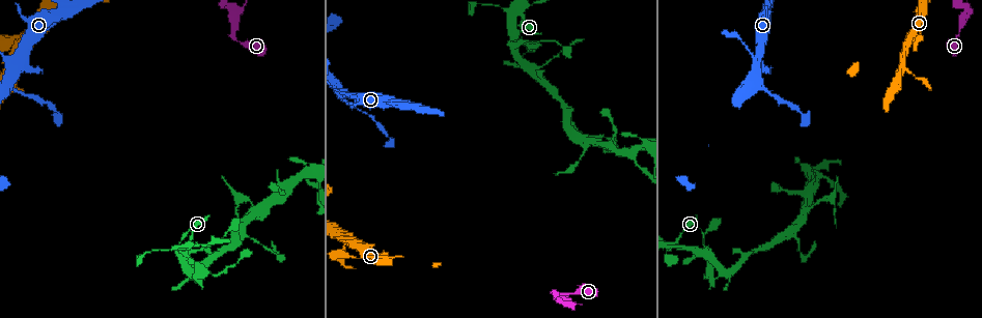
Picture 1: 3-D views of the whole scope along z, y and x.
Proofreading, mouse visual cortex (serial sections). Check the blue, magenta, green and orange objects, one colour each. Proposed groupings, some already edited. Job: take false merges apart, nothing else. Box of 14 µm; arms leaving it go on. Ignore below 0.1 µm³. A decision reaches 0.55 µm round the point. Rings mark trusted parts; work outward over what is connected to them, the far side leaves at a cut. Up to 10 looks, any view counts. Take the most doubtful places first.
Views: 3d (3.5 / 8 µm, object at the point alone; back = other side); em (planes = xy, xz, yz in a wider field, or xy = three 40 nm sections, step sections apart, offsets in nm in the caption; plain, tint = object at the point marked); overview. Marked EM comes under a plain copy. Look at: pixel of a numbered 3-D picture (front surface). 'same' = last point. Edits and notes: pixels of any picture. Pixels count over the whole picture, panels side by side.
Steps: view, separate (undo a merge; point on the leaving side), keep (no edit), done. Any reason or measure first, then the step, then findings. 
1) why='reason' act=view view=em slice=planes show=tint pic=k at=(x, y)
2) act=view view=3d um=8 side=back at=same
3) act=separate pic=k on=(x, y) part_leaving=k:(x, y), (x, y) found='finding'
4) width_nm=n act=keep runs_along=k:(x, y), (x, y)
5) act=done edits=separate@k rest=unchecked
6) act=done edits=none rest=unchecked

why='branch point' act=view view=3d um=8 pic=1 at=(568, 299)

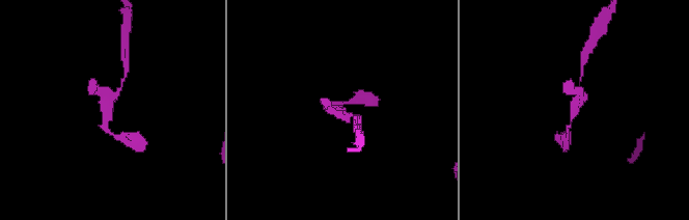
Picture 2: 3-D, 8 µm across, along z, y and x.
why='closer look' act=view view=3d um=3.5 pic=2 at=(107, 115)

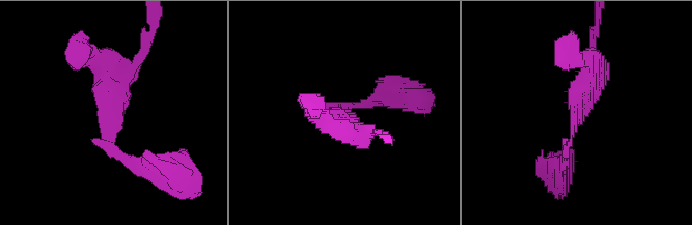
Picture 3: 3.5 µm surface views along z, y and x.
act=view view=em slice=xy step=1 show=tint pic=3 at=(578, 119)

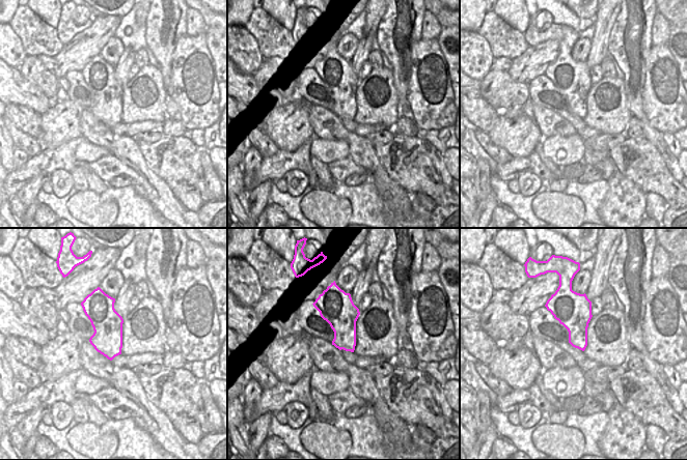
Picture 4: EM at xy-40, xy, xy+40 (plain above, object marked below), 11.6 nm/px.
act=keep runs_along=3:(142, 166), (110, 146), (94, 60) found='one cell here'

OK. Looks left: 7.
why='three-way junction' act=view view=3d um=3.5 pic=1 at=(19, 60)

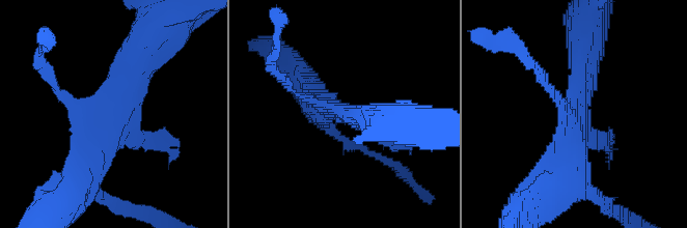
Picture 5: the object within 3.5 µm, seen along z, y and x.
act=view view=em slice=xy step=5 show=tint pic=5 at=(578, 107)

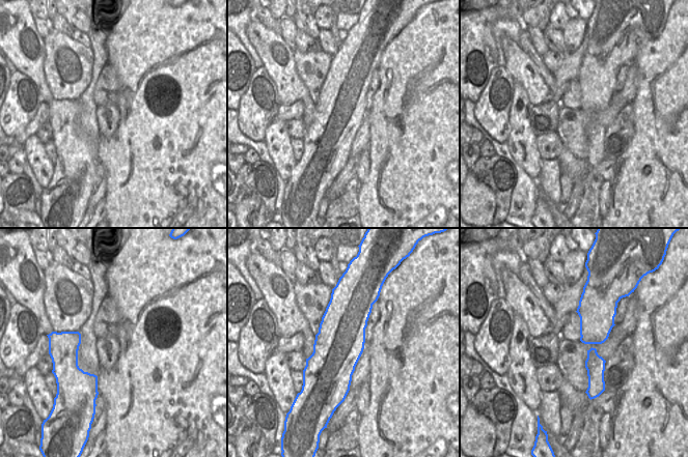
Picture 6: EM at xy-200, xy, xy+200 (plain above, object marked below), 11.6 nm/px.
act=keep runs_along=5:(141, 49), (86, 170) found='one cell here'

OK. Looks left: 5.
why='sudden change in width' act=view view=3d um=3.5 pic=1 at=(673, 242)

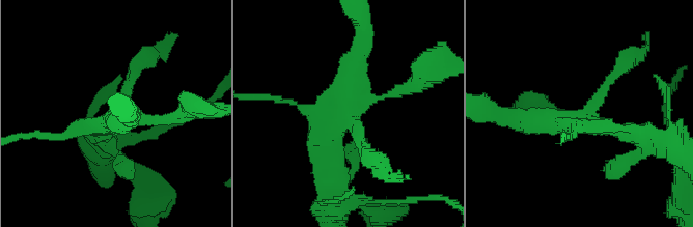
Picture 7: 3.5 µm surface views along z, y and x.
act=view view=em slice=xy step=5 show=tint pic=7 at=(585, 118)

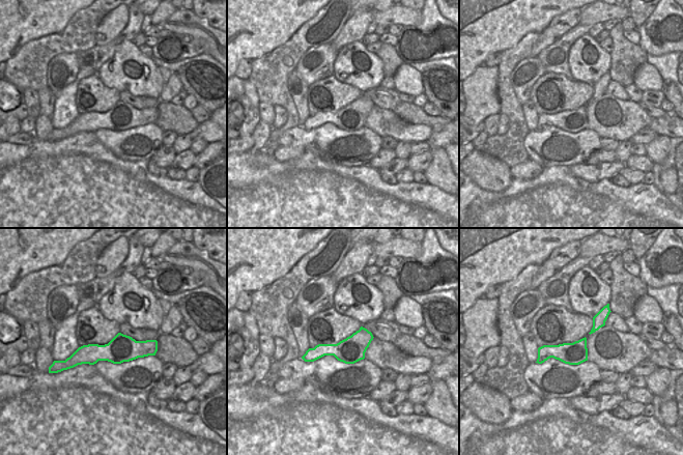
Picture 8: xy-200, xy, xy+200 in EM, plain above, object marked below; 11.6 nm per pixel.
act=keep runs_along=8:(152, 349), (92, 352), (73, 360) found='all the same cell'

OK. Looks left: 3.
why='branch point' act=view view=3d um=3.5 pic=1 at=(722, 271)

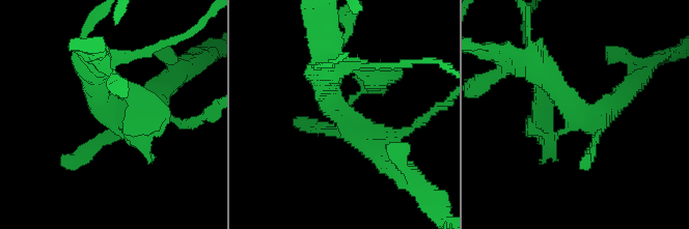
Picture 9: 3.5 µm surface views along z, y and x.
act=view view=em slice=xy step=1 show=tint pic=9 at=(343, 117)

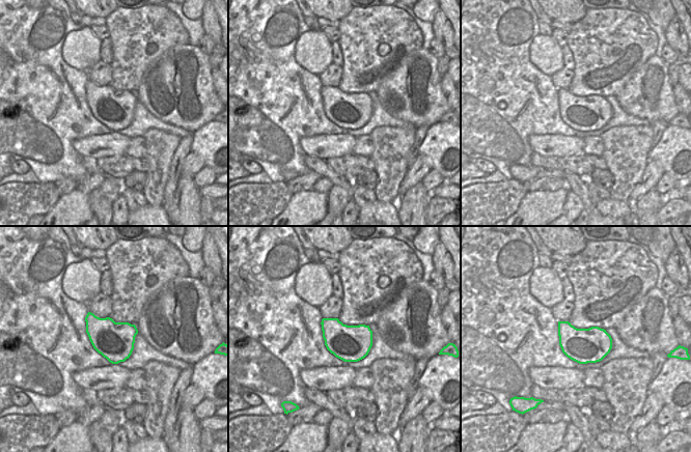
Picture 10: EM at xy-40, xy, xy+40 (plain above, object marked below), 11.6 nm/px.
act=keep runs_along=9:(328, 72), (331, 106), (388, 162) found='continuous, no second cell'

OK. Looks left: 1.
act=done edits=none rest=unchecked

